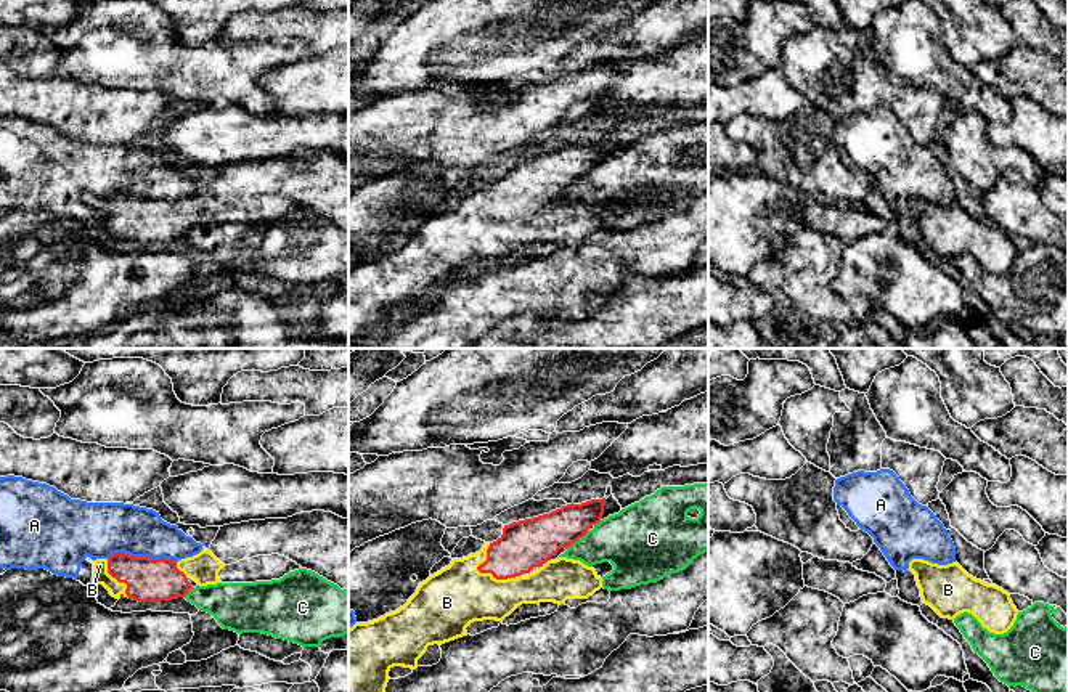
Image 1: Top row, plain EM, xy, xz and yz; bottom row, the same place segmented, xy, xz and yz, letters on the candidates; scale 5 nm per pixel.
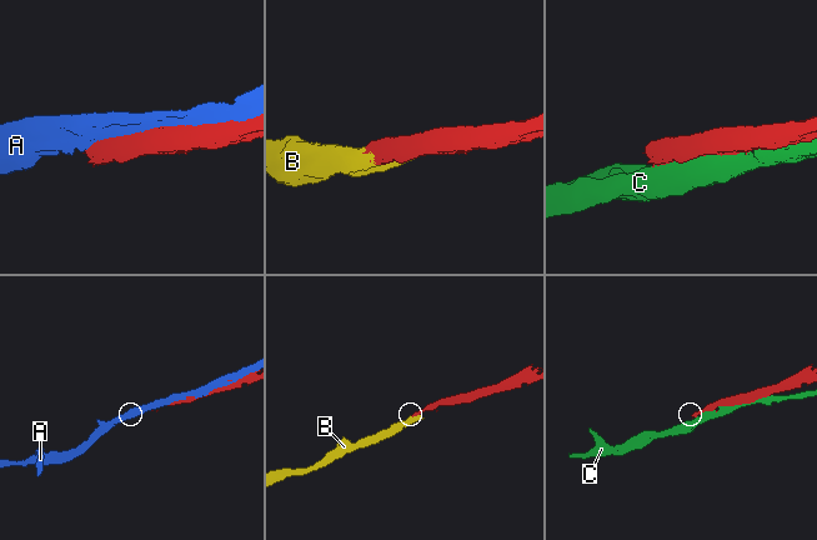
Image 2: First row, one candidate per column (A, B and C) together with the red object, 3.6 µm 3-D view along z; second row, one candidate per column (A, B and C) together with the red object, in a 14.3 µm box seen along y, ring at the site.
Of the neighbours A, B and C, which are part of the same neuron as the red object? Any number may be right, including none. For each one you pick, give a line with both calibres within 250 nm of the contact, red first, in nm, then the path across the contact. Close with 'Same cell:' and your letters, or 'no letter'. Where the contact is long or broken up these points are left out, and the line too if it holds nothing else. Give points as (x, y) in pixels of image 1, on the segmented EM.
B: 240 nm thick on the red side, 320 nm on the other
Same cell: B

